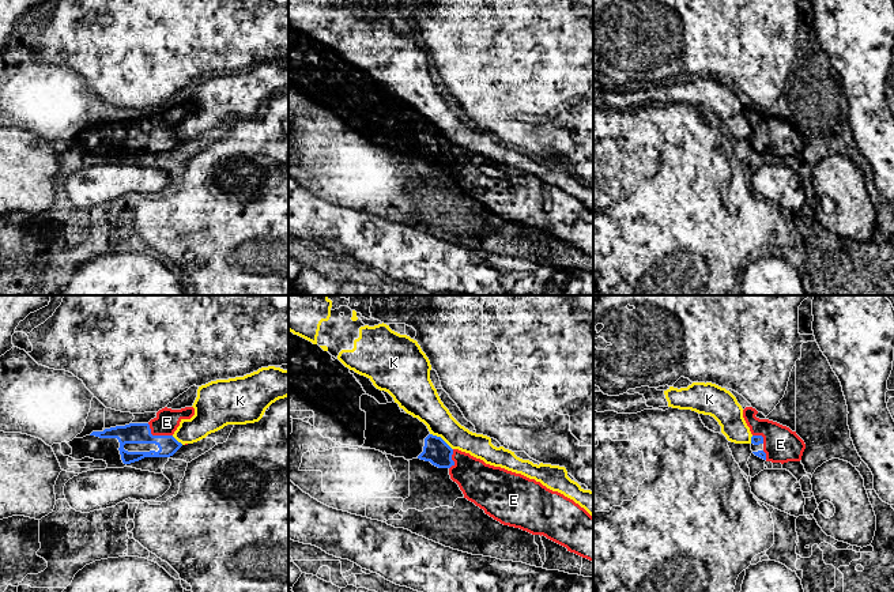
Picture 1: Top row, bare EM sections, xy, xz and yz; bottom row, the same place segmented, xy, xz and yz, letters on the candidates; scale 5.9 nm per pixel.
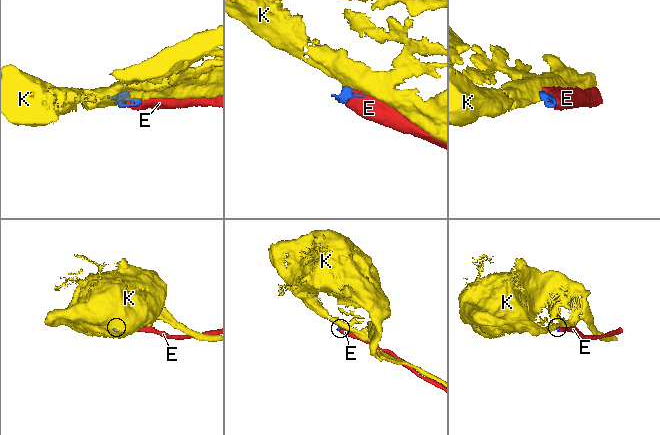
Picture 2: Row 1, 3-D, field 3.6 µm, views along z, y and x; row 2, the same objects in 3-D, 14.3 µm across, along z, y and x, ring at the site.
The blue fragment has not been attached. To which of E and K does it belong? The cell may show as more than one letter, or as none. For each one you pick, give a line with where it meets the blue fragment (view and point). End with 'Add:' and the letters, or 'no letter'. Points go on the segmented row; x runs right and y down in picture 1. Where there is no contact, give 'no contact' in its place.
E: meets blue in xy at (157, 436)
Add: E

